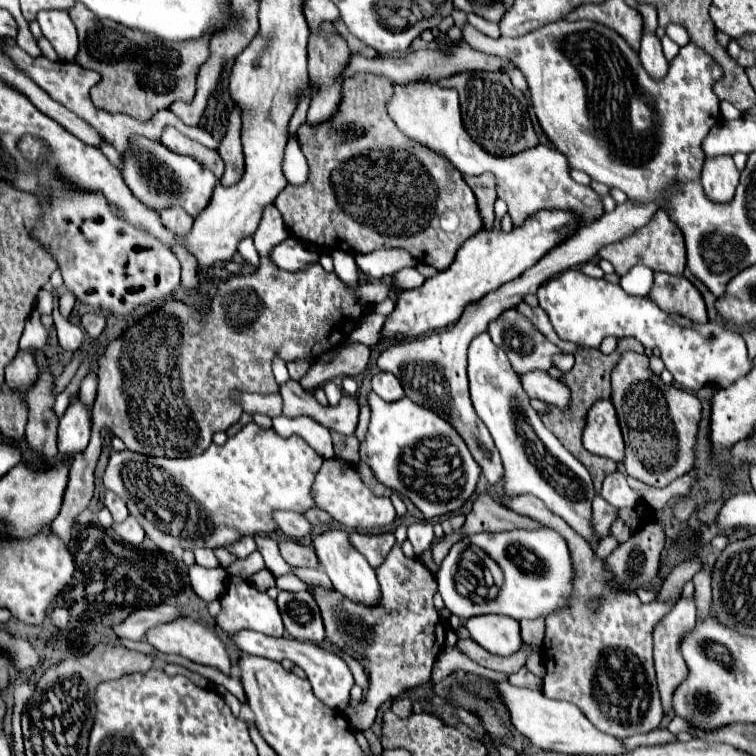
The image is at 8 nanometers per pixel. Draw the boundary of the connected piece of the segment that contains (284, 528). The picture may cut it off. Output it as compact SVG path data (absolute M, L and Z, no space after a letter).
M280 510L280 512L272 512L272 518L274 518L276 526L280 528L280 532L284 532L286 536L296 538L296 540L306 536L312 528L312 524L298 512L286 512L286 510L282 512Z

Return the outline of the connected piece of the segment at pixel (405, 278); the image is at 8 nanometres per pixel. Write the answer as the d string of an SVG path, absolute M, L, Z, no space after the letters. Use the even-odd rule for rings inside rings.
M404 268L398 272L398 276L392 280L394 288L400 288L400 290L408 290L408 288L418 288L422 286L424 282L424 276L418 274L416 268Z

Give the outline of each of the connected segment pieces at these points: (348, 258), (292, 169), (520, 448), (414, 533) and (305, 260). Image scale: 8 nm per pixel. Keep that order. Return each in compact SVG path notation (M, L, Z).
M332 250L330 252L332 260L334 260L334 272L336 276L350 288L350 290L356 290L356 286L360 284L360 274L358 274L358 268L354 264L354 256L352 254L344 254L340 250Z
M296 136L286 144L284 150L284 164L282 164L282 174L288 184L292 186L302 186L308 180L308 164L304 154L298 148Z
M488 332L478 334L468 348L468 380L474 410L490 430L502 456L506 476L502 488L506 498L532 494L554 514L564 518L584 540L598 544L600 538L592 528L594 486L588 470L542 424L538 412L530 406L528 396L524 396L524 390L520 388L518 374L508 364L506 354L492 344Z
M416 522L416 524L410 524L408 526L408 540L412 542L414 546L414 552L416 556L426 552L434 540L434 530L432 530L432 524L430 522Z
M286 238L282 244L272 248L270 260L282 270L296 272L296 270L302 270L304 266L308 266L312 262L318 262L318 256L314 252L308 252L298 240Z

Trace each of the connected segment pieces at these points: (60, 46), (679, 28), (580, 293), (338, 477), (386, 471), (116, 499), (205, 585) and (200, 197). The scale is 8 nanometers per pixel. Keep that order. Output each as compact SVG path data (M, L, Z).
M60 10L40 12L38 24L42 28L42 34L50 40L50 44L58 52L60 60L74 62L74 56L78 52L78 36L68 12L60 12Z
M668 24L668 26L666 26L666 34L668 34L678 46L684 46L684 44L690 42L688 30L686 30L682 24Z
M578 268L560 272L556 278L552 276L538 288L536 296L562 340L586 348L600 348L606 336L618 340L636 338L644 348L660 350L660 358L682 388L700 390L708 384L728 388L752 370L748 352L742 352L742 336L728 326L716 322L692 324L682 316L666 316L666 312L656 308L646 296L628 296L618 284L584 276Z
M334 458L324 460L324 464L318 470L316 480L312 484L312 498L314 498L314 504L320 510L328 512L340 524L356 530L364 530L364 532L384 528L396 518L396 512L394 512L394 506L392 506L390 498L374 496L360 480L360 476L356 472L356 466L350 464L350 462L344 462L344 460L334 460Z
M370 392L366 398L368 398L372 418L370 418L366 440L360 444L360 460L374 470L376 478L388 488L396 490L398 494L404 494L406 498L410 498L414 506L420 508L426 520L442 514L450 514L460 506L464 506L464 502L470 498L470 494L476 488L480 468L472 458L470 450L466 448L464 440L460 438L460 434L452 428L452 424L442 416L438 416L436 412L432 412L430 408L424 408L412 402L408 396L396 402L384 402L380 396L376 396L376 392Z
M106 492L104 506L110 510L114 522L122 522L128 516L128 508L126 508L124 500L120 500L120 496L116 496L114 492Z
M190 566L188 580L192 592L202 598L204 602L218 600L220 592L224 592L226 582L226 570L222 568L202 568L202 566Z
M140 140L140 144L132 148L132 152L126 152L122 156L124 182L132 192L136 192L136 198L140 198L142 204L148 204L156 210L168 208L168 204L180 204L190 216L198 216L200 210L204 210L204 204L208 204L212 188L218 182L212 172L208 172L208 168L204 168L200 162L192 160L190 156L174 156L174 152L168 152L162 142L152 144L150 140Z

